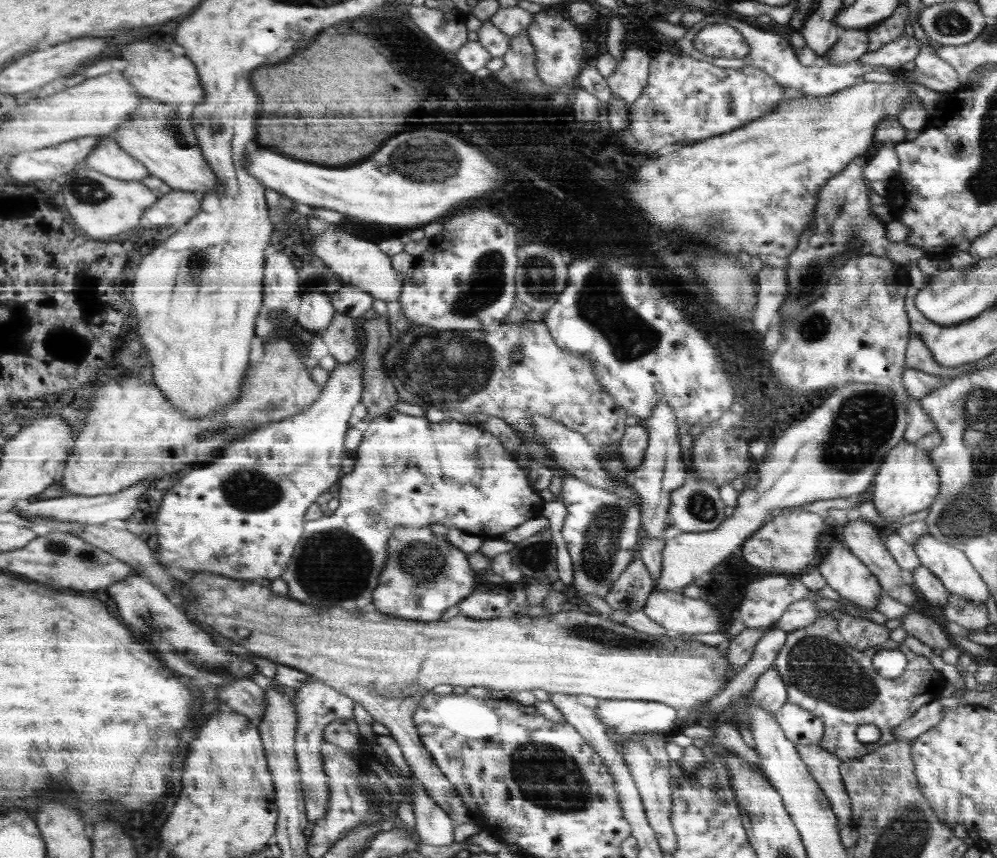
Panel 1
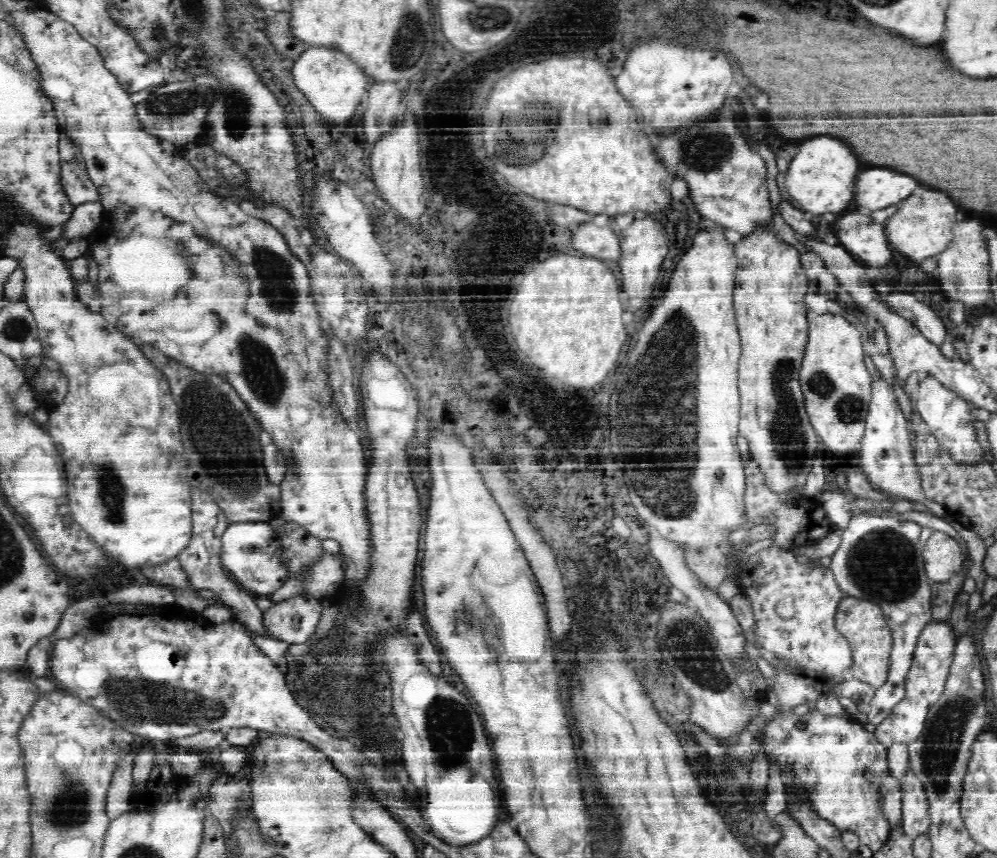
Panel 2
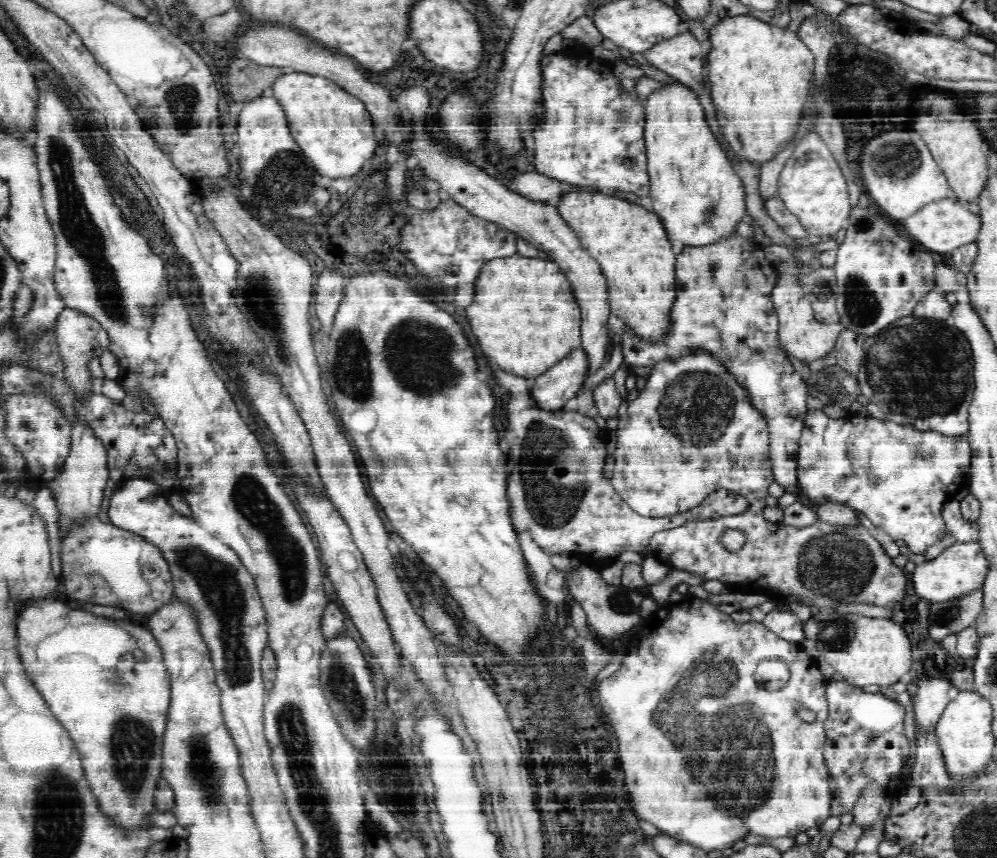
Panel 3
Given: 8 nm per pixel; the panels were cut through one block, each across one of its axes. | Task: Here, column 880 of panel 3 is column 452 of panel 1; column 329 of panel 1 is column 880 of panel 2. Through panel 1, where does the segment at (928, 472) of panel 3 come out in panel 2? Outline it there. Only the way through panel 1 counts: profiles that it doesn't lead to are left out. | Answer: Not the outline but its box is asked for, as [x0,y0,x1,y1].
[830,512,934,730]

